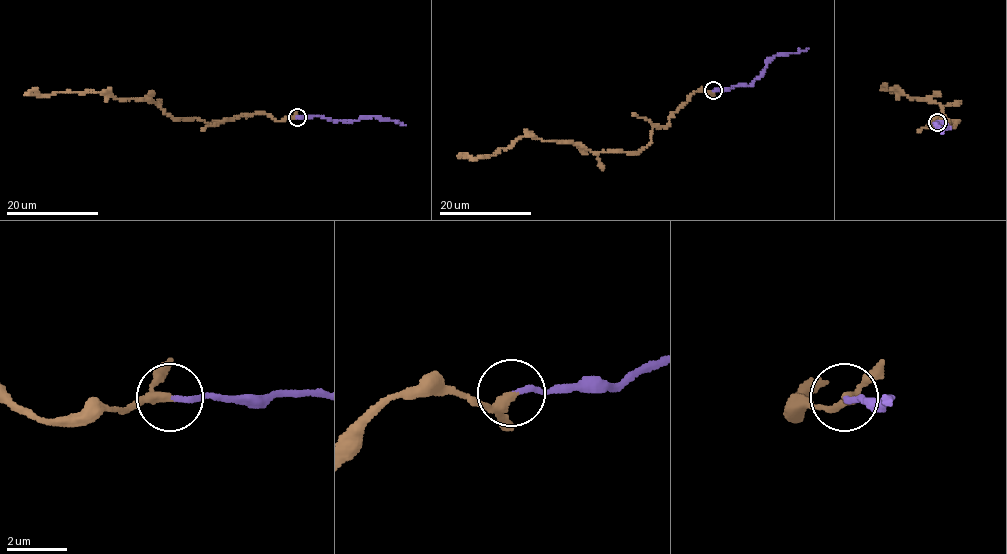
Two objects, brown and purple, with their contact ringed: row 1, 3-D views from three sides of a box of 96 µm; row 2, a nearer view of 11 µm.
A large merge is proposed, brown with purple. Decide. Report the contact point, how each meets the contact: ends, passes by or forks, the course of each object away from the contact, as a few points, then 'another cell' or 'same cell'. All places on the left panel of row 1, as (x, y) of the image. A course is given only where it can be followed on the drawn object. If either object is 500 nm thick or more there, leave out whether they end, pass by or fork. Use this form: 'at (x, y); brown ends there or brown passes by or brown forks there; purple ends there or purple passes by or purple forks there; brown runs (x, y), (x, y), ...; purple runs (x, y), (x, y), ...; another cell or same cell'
at (297, 117); brown passes by; purple ends there; brown runs (297, 116), (278, 120), (264, 112), (210, 123), (172, 119), (144, 98), (90, 90), (37, 92); purple runs (297, 116), (357, 121), (373, 117), (395, 120), (406, 126); same cell

